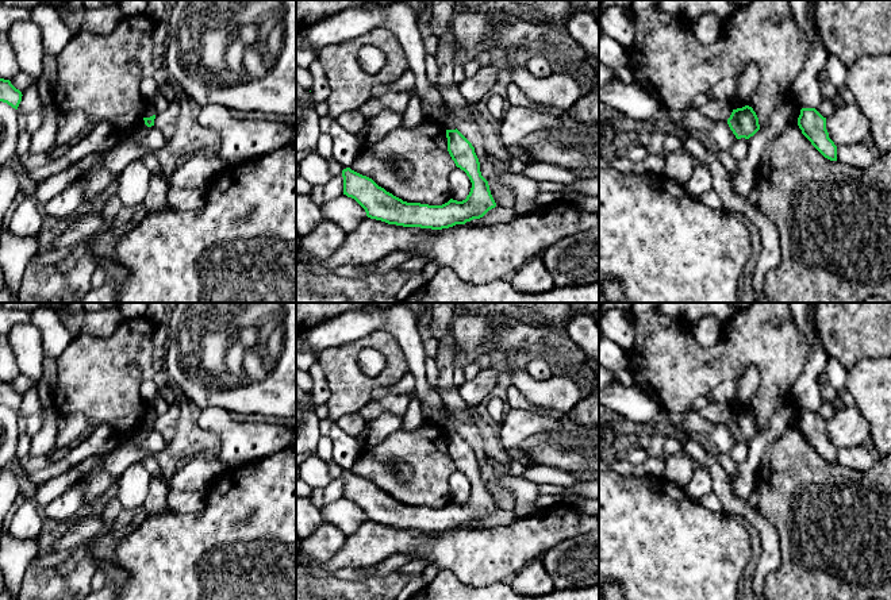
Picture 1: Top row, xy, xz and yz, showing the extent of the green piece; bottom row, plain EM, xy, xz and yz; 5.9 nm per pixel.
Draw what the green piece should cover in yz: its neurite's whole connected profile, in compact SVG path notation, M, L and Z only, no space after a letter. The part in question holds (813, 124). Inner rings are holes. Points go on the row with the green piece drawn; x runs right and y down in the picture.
M802 108L798 118L798 126L802 130L802 134L825 158L837 161L837 146L829 138L826 118L815 108Z

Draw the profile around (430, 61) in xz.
M426 55L425 57L425 66L426 66L426 77L430 85L438 86L439 78L439 66L437 64L435 55Z

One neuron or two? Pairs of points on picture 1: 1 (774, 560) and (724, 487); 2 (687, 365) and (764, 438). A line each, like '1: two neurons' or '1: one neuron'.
1: one neuron
2: two neurons

